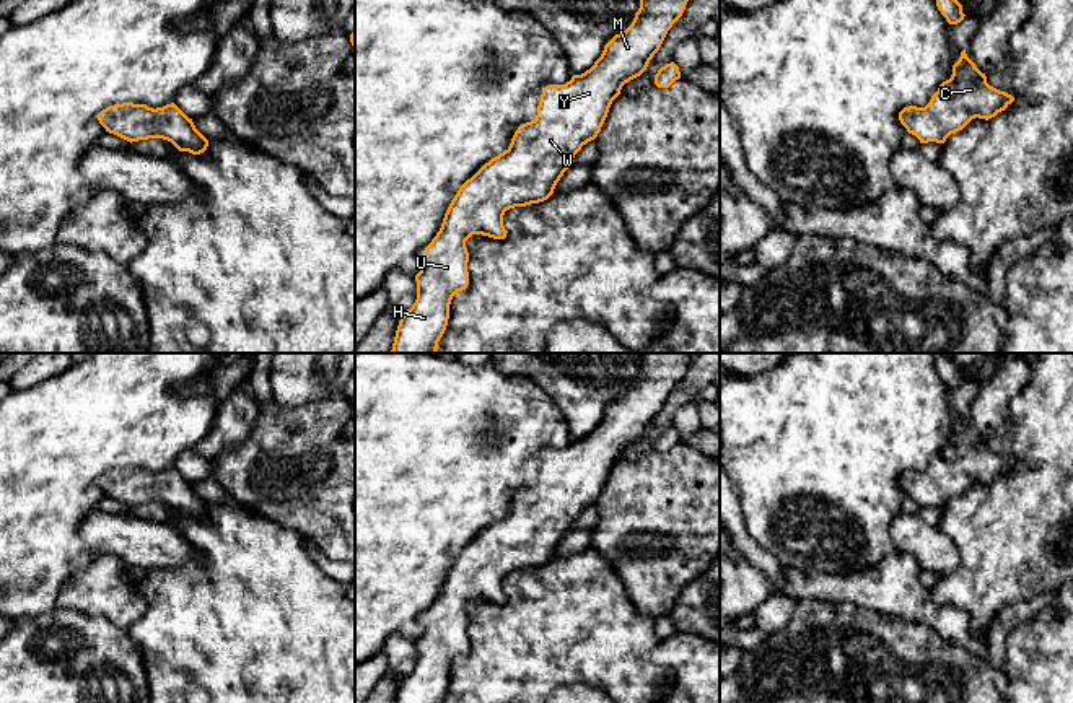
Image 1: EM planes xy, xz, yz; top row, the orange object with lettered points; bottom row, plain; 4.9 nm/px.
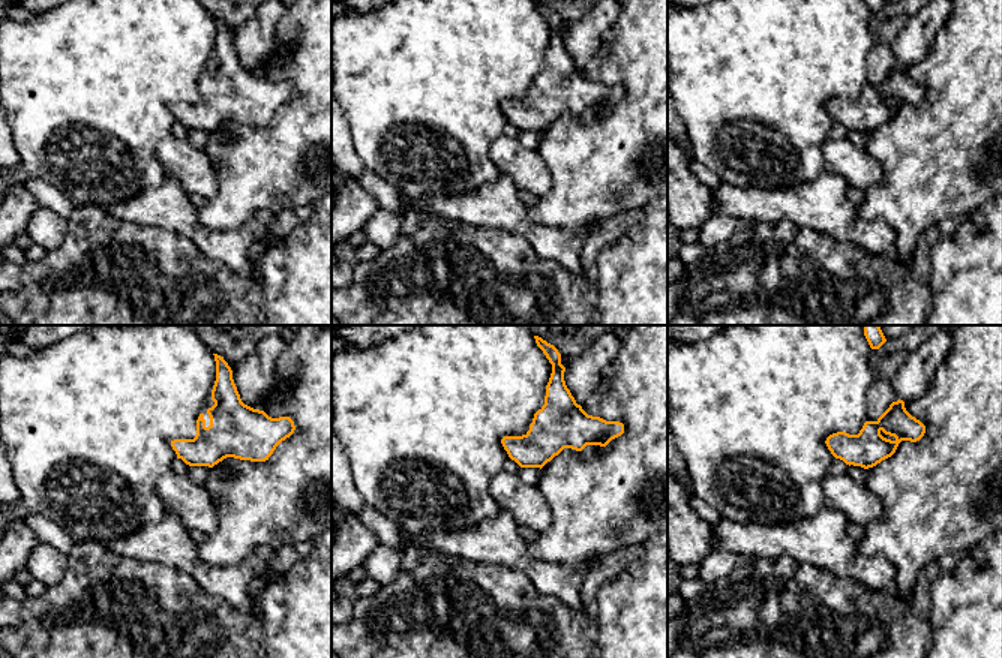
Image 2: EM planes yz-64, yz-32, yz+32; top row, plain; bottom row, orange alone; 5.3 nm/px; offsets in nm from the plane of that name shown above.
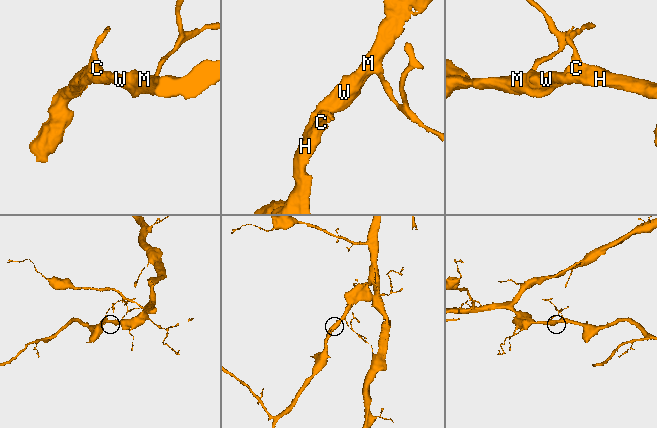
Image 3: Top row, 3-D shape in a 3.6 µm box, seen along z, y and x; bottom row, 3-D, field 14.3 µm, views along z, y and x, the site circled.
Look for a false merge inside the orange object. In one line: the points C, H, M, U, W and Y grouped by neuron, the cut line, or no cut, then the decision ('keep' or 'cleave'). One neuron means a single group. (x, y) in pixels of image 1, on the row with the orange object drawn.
groups C H M U W Y; cut none; keep

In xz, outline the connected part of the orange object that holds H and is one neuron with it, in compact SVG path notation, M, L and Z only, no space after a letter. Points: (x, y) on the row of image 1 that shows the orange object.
M640 0L632 24L604 46L594 65L581 75L573 75L565 85L545 86L536 119L519 125L510 146L459 187L440 231L422 252L422 269L415 275L417 299L399 321L391 353L436 353L448 325L451 299L469 285L466 241L472 234L505 239L508 231L503 226L503 215L506 210L544 202L554 194L563 172L572 168L575 155L601 132L622 86L646 70L668 31L682 16L687 2Z

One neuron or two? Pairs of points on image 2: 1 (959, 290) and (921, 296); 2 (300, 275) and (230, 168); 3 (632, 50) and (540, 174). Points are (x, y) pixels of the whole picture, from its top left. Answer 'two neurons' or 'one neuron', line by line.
1: two neurons
2: two neurons
3: two neurons

